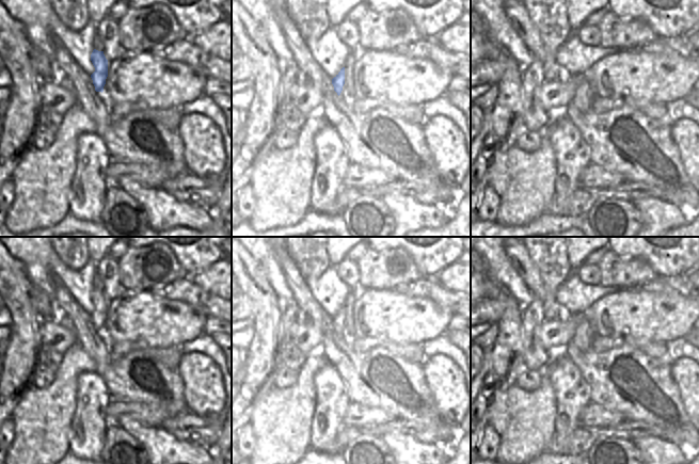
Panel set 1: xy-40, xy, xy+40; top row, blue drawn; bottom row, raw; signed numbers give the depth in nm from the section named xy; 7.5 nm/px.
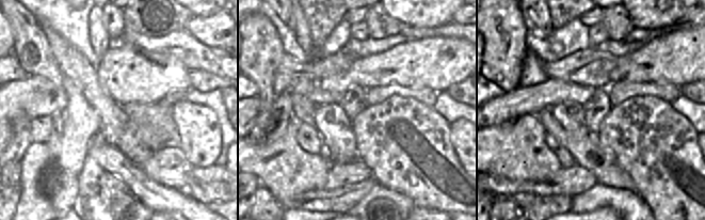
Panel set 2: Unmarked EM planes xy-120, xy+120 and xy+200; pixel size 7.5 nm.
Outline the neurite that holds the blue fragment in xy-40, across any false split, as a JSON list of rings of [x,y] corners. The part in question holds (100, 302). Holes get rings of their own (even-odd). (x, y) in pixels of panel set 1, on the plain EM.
[[[93,289],[91,300],[95,306],[95,310],[91,314],[96,331],[104,331],[106,319],[112,321],[116,315],[116,302],[112,299],[107,299],[104,290]]]

